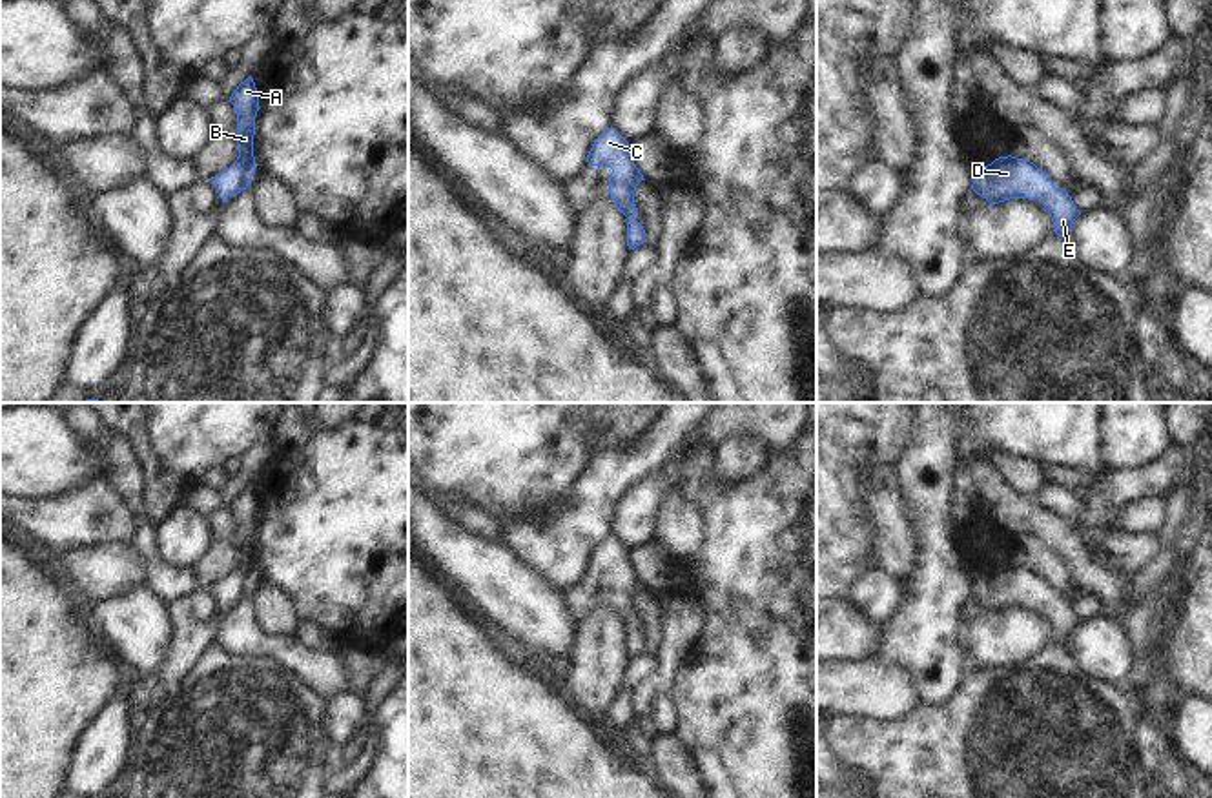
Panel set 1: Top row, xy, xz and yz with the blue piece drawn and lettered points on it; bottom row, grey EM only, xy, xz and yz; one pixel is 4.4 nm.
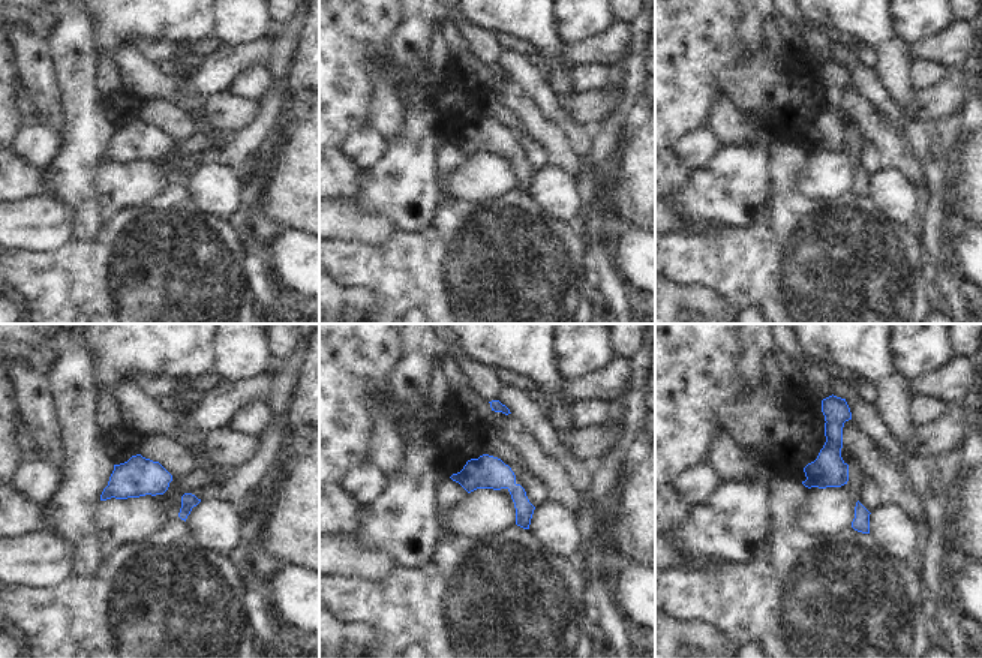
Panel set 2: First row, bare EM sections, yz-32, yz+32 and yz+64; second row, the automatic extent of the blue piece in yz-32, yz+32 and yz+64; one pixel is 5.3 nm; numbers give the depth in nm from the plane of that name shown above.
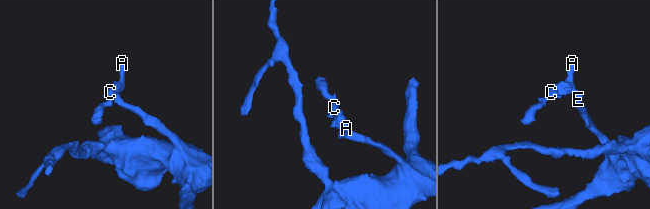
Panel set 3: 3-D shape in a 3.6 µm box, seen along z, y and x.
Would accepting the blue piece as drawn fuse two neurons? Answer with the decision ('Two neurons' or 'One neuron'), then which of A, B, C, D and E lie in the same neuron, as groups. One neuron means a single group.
One neuron. Groups: A B C D E.

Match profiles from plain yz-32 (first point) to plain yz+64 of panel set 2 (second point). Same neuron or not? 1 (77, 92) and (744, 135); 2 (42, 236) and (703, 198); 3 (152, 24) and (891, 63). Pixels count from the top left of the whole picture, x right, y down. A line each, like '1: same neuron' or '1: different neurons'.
1: different neurons
2: different neurons
3: same neuron

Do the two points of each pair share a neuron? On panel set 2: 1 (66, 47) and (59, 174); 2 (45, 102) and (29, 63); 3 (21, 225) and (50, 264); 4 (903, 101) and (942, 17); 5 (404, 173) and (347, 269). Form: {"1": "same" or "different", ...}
{"1": "same", "2": "same", "3": "different", "4": "different", "5": "different"}

